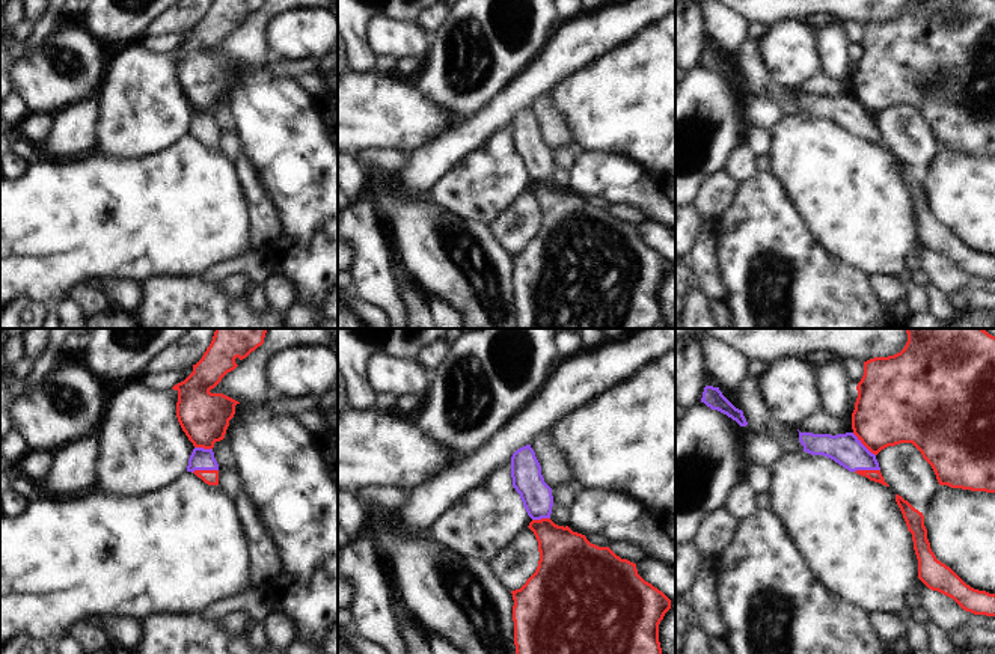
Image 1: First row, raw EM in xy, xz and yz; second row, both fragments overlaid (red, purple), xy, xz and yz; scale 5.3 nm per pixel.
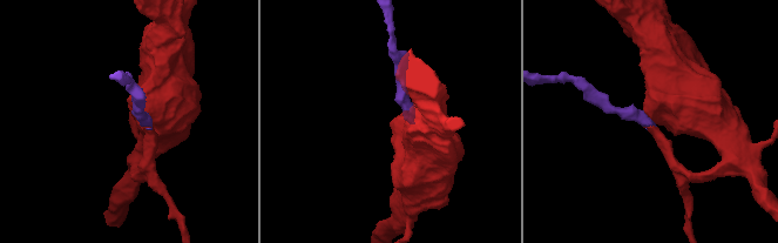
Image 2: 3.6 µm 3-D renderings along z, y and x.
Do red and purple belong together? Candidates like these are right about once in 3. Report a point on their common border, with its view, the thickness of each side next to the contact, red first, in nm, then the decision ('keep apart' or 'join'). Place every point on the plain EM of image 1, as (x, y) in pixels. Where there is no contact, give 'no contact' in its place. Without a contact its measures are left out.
xy (204, 133) | 80/120 nm | join

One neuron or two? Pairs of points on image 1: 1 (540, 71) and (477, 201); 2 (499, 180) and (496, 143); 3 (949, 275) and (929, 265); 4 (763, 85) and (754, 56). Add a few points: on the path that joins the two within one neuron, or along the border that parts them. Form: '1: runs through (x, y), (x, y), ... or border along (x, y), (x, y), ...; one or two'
1: border along (510, 122), (492, 133), (478, 146); two
2: runs through (496, 171), (496, 152); one
3: runs through (944, 273), (933, 265); one
4: runs through (757, 77), (754, 64); one

